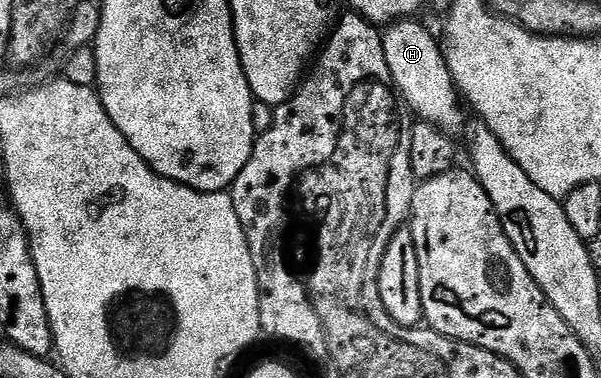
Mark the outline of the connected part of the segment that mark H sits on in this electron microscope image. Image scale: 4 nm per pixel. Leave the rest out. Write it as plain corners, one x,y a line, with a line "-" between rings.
403,19
385,26
381,34
382,46
384,47
384,59
388,63
390,78
394,80
394,88
401,100
411,109
418,113
417,120
434,125
439,132
447,135
461,134
464,129
462,121
462,111
460,105
460,94
454,88
454,80
446,66
446,57
442,54
442,47
437,36
434,37
418,22
418,19

